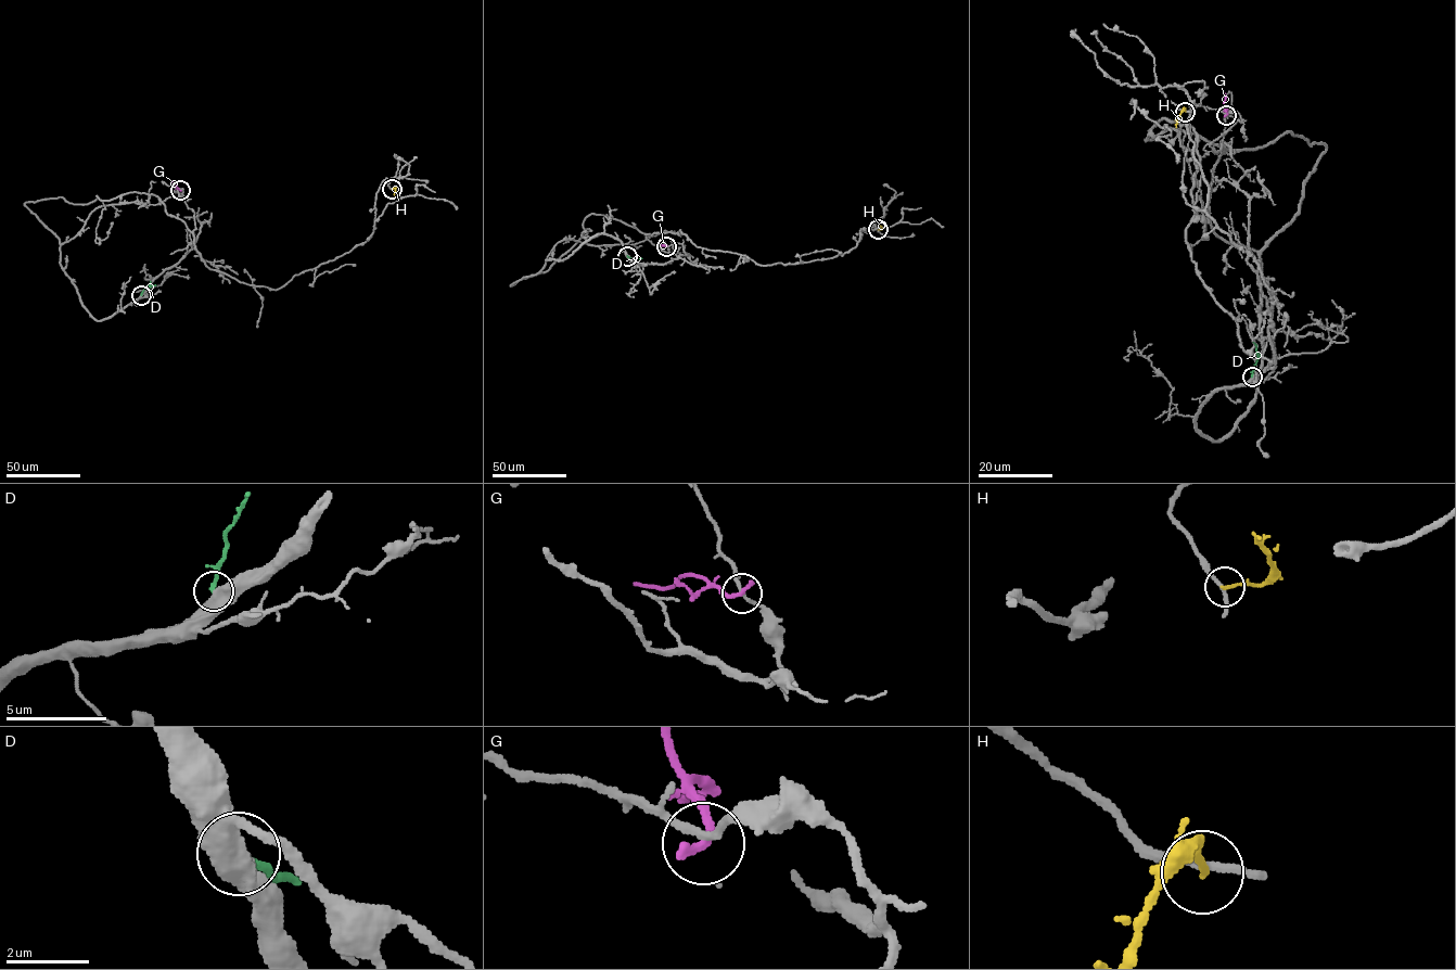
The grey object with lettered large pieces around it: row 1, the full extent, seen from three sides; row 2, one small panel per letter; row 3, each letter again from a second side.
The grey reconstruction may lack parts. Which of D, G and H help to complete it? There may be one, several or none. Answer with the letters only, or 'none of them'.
none of them

